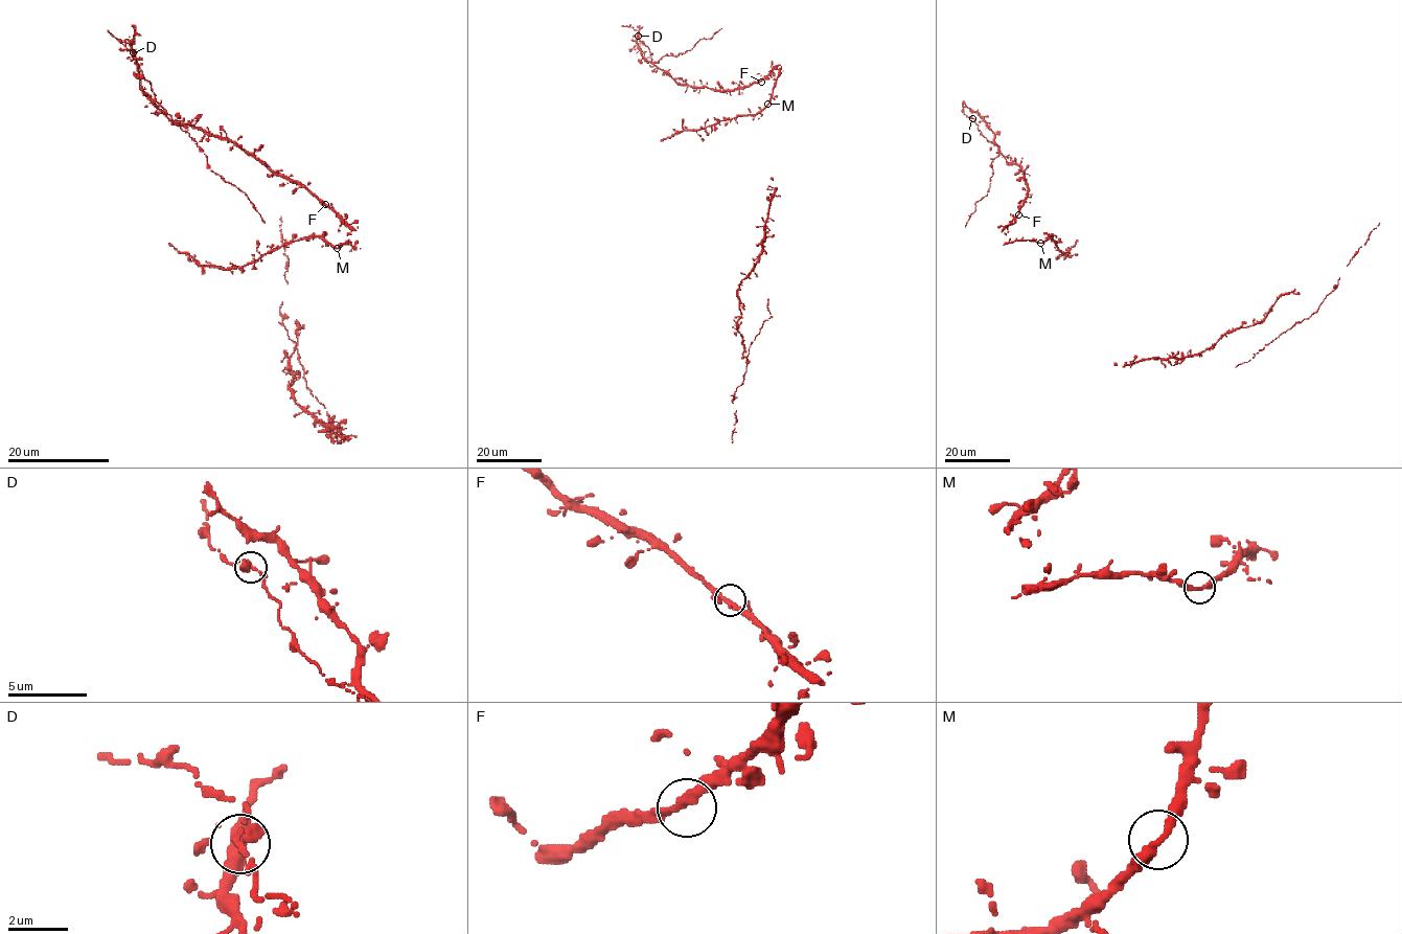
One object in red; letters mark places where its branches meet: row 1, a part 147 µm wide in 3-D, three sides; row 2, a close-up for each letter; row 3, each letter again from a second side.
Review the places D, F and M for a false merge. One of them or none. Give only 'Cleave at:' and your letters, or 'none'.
Cleave at: none

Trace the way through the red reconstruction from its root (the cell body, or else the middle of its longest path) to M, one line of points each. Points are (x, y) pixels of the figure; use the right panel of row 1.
M: (1071, 257), (1057, 249), (1051, 235), (1041, 243)

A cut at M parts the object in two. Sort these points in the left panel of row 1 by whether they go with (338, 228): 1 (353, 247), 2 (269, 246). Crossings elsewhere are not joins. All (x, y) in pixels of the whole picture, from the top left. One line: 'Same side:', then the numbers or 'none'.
Same side: 1

